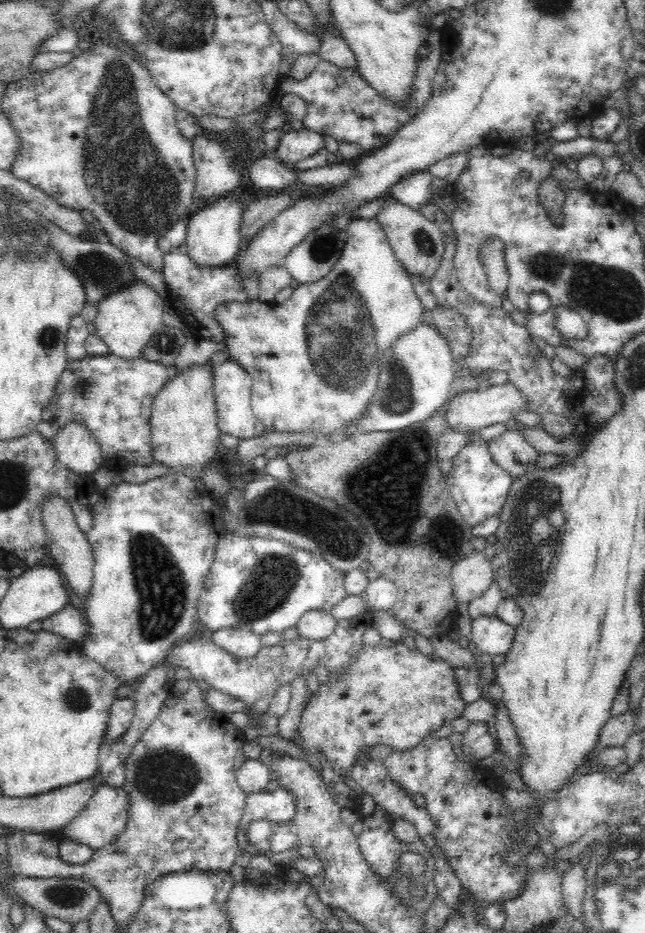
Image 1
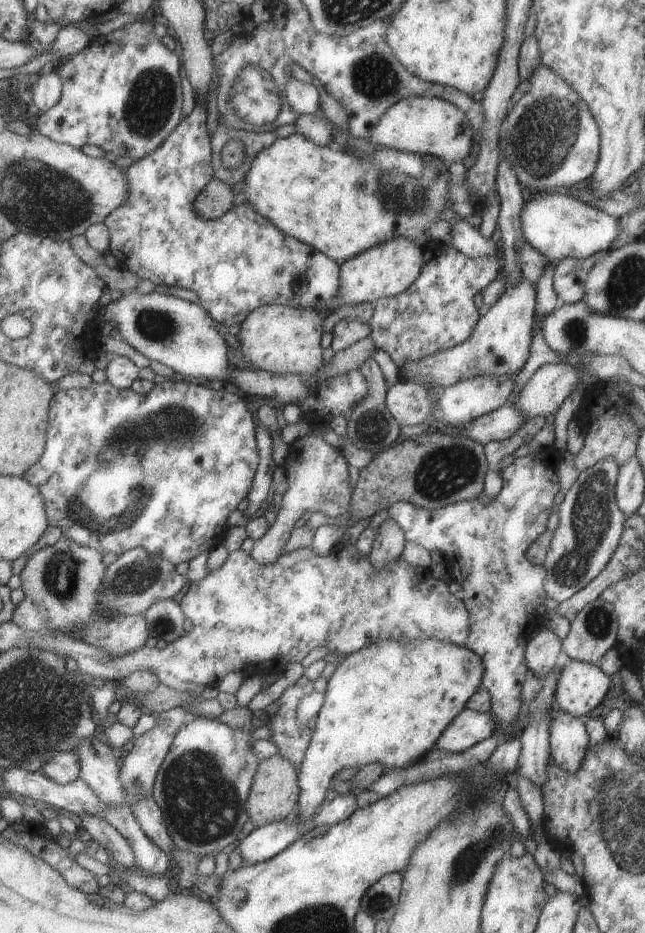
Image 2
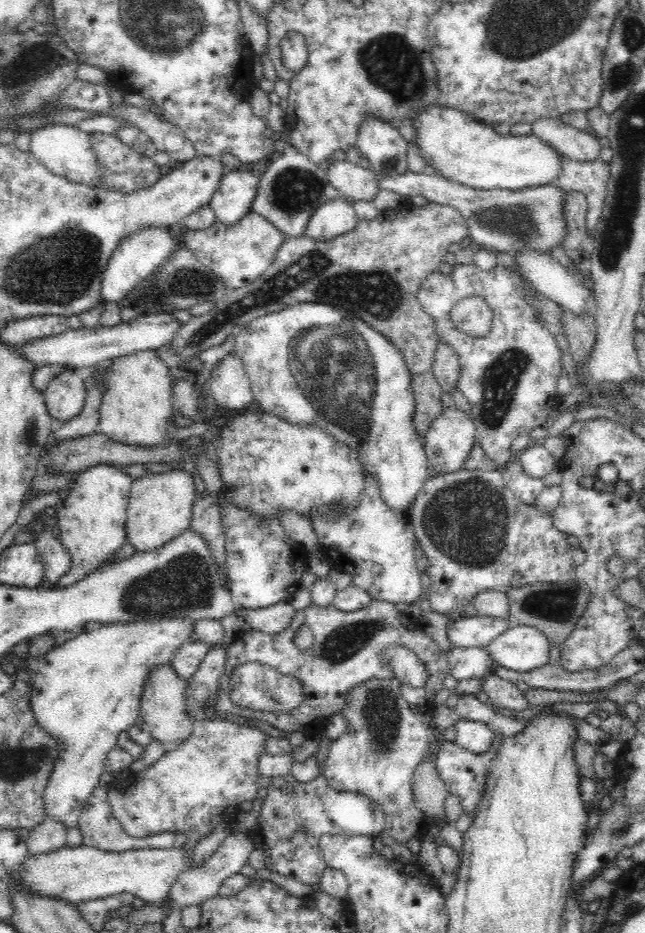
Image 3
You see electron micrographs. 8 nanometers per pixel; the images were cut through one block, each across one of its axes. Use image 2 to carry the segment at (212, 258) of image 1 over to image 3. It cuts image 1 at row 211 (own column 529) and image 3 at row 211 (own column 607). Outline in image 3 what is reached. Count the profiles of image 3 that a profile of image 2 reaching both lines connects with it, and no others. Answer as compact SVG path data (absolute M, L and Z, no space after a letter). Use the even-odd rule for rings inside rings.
M249 171L225 173L209 202L216 220L228 226L238 224L240 218L251 211L258 185L259 178Z

